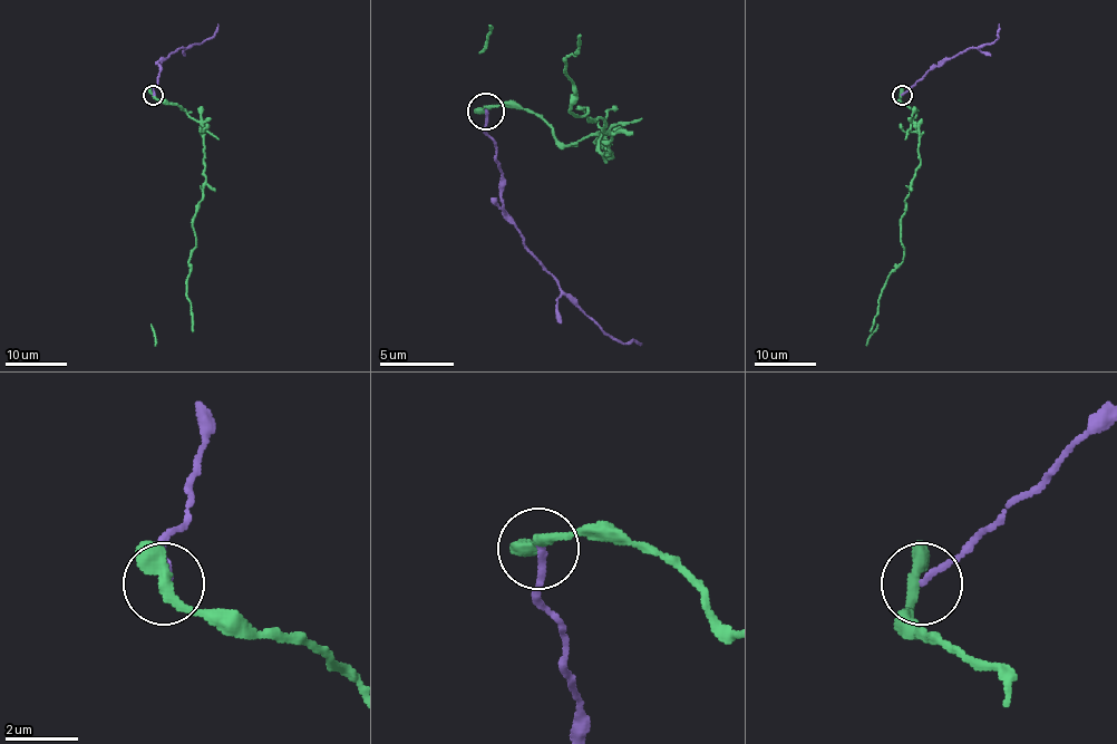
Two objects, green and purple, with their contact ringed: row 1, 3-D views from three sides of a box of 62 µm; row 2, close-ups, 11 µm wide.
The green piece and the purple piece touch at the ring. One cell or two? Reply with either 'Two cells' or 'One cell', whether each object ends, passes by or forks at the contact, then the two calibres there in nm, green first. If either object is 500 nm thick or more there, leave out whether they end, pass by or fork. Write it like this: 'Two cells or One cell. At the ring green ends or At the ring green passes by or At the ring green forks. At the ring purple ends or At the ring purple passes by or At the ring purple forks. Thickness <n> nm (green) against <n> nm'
Two cells. At the ring green passes by. At the ring purple ends. Thickness 360 nm (green) against 190 nm

